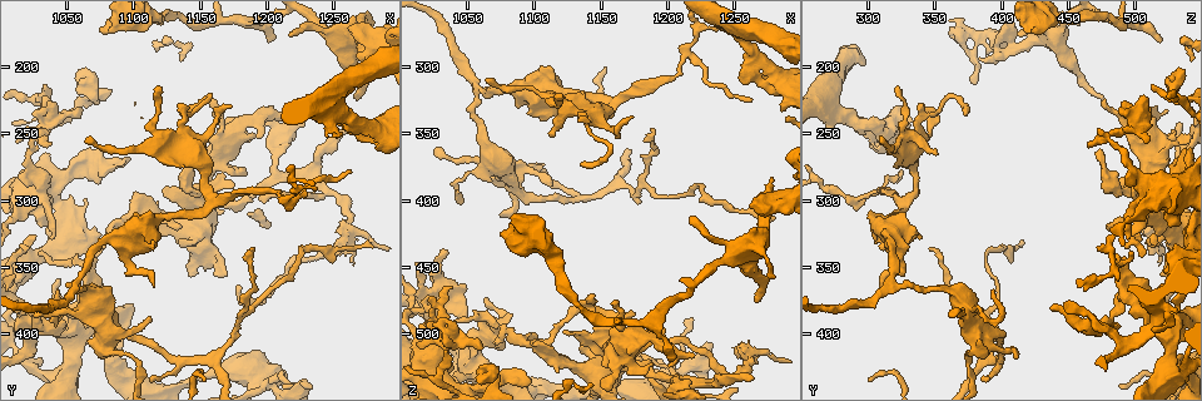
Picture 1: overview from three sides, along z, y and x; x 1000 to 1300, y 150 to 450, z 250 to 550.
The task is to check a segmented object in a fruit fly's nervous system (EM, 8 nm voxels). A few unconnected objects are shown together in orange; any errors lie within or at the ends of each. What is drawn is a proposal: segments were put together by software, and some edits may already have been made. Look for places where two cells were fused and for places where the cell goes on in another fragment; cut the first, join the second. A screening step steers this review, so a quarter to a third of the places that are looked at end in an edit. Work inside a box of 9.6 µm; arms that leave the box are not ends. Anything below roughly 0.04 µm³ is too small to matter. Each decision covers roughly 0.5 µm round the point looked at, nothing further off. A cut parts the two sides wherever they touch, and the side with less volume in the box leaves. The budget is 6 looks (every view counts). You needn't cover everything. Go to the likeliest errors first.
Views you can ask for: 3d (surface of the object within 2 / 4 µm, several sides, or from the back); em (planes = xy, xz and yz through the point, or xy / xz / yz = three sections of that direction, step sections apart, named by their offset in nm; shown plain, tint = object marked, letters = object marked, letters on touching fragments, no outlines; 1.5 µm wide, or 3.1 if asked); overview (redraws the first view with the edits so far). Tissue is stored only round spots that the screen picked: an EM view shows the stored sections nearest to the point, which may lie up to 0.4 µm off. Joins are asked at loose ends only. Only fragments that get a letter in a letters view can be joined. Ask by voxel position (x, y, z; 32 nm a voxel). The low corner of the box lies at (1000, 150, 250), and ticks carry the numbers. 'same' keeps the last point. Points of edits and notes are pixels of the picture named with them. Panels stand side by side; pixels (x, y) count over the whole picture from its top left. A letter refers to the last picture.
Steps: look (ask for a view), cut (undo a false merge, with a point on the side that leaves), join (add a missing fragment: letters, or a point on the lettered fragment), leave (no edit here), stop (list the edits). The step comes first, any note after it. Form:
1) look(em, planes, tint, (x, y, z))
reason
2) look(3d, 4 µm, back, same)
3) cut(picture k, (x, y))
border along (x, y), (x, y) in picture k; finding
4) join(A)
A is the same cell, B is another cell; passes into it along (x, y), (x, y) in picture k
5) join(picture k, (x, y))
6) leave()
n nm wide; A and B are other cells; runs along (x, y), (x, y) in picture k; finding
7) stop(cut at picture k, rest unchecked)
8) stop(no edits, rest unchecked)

look(em, yz, step 4, tint, (1034, 220, 508))
free end

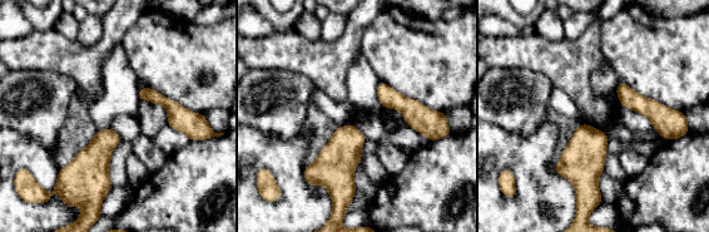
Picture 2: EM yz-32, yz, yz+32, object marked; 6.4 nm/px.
look(em, planes, letters, same)
another direction

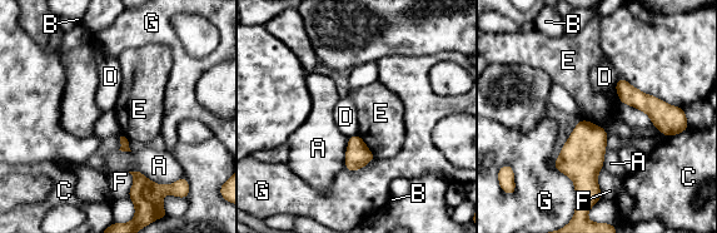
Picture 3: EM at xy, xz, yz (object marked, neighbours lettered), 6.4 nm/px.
leave()
A, B, C, D, E, F and G are other cells; none of them fits

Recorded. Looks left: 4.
look(em, planes, letters, (1174, 230, 338))
branch stops here

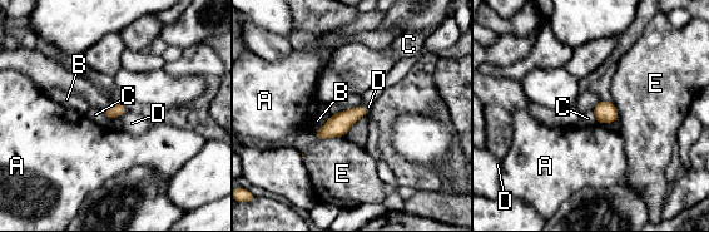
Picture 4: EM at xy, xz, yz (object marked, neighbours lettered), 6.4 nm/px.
leave()
90 nm wide; E touches over 200 nm; A, B, C, D and E are other cells; no lettered fragment goes on from it

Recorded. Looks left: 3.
look(3d, 4 µm, (1278, 336, 412))
an open end

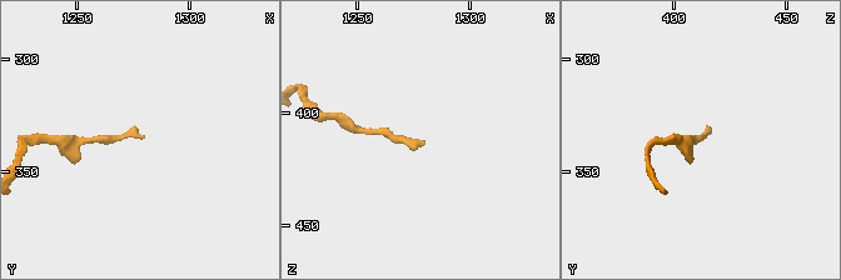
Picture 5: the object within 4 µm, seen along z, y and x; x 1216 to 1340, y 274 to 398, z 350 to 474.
look(em, planes, letters, (1280, 336, 413))
need the tissue

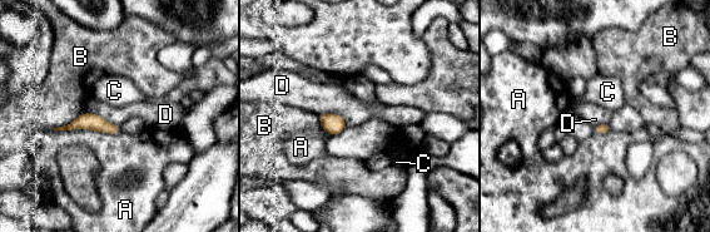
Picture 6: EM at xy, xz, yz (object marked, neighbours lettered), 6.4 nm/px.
leave()
A, B, C and D are other cells; border along (53, 129), (120, 132) in picture 6; no lettered fragment goes on from it

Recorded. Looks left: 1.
stop(no edits, rest unchecked)

